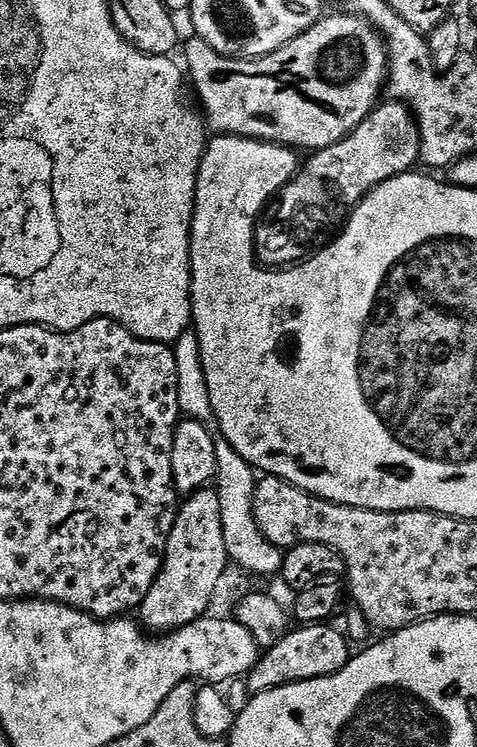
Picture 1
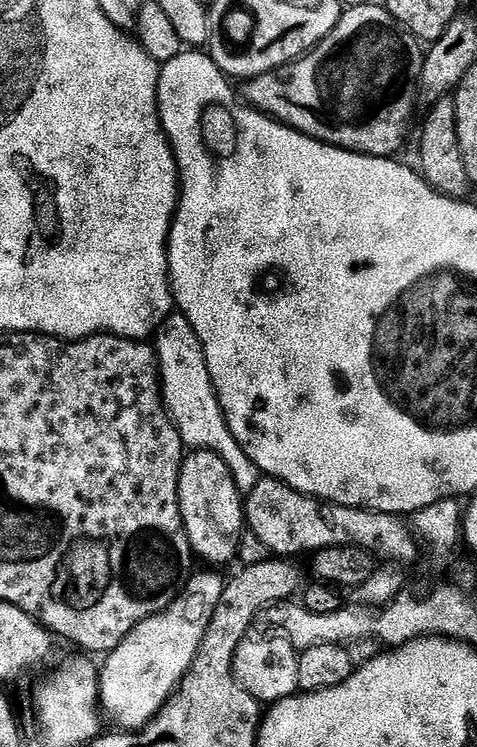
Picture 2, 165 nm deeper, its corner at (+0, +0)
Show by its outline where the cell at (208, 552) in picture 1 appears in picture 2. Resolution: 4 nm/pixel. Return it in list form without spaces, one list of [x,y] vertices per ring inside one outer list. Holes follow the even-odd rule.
[[[215,569],[202,570],[189,577],[175,602],[132,628],[130,634],[105,657],[104,668],[102,664],[99,673],[101,707],[125,731],[139,731],[160,712],[179,687],[205,638],[226,580]]]

